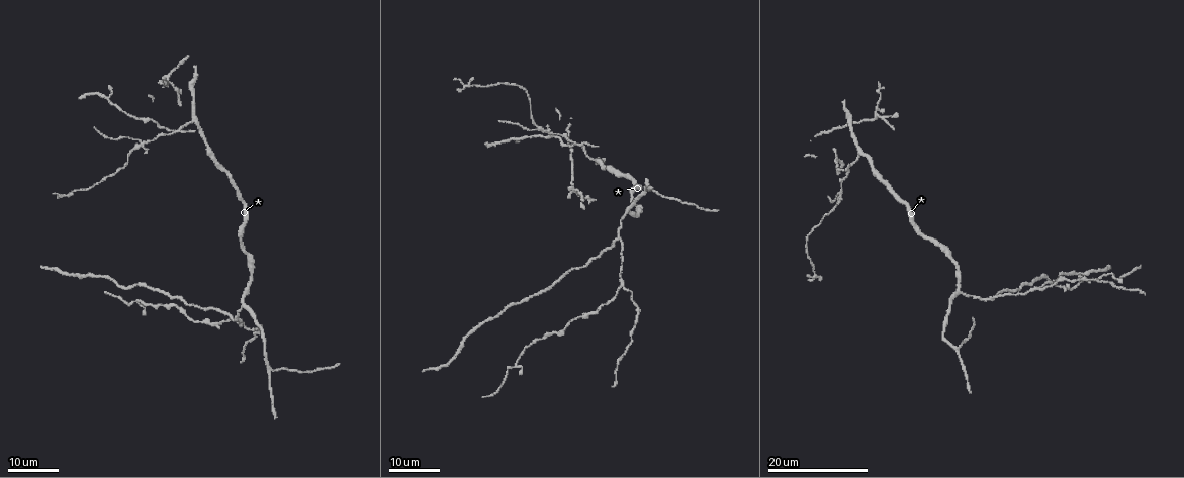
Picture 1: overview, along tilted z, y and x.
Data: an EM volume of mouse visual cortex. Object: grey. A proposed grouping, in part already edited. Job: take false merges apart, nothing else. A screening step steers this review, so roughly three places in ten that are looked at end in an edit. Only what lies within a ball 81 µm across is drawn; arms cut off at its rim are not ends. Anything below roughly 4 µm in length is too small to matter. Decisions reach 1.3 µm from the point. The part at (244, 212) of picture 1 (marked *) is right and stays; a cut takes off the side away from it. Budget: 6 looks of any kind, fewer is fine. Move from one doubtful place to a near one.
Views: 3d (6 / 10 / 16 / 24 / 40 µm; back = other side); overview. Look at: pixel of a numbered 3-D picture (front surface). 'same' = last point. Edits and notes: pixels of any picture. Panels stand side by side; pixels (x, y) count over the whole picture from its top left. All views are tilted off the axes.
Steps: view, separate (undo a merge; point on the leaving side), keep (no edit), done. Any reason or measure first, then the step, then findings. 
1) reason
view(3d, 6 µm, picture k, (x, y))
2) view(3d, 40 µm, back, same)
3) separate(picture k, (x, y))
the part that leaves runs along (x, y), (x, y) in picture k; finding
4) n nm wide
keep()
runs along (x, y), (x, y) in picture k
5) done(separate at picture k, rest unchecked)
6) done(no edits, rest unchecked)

three-way junction
view(3d, 24 µm, picture 1, (194, 120))

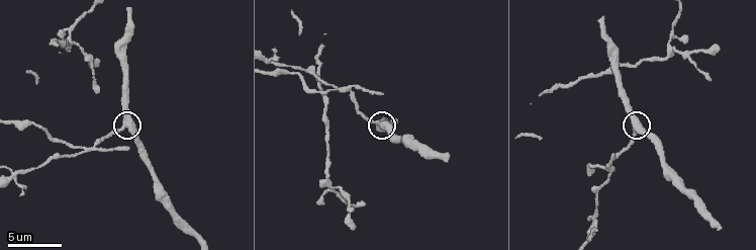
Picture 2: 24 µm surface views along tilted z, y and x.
view(3d, 10 µm, picture 2, (125, 127))

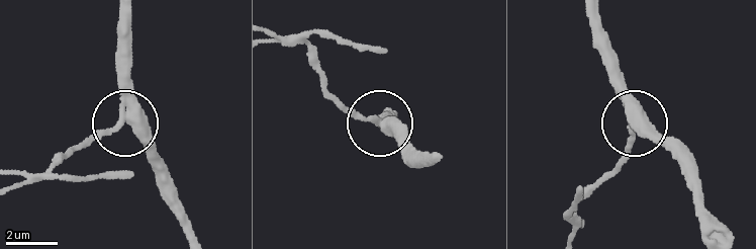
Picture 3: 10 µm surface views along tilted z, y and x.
side arm 27 µm
keep()
continuous, no second cell

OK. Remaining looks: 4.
four or more arms meet
view(3d, 10 µm, picture 2, (84, 151))

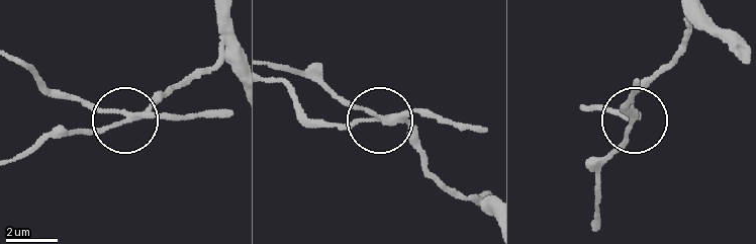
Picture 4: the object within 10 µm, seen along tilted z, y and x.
side arm 24 µm
separate(picture 4, (101, 112))
the part that leaves runs along (139, 115), (64, 98), (14, 62) in picture 4; a second cell is stuck on

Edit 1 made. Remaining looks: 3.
view(overview)

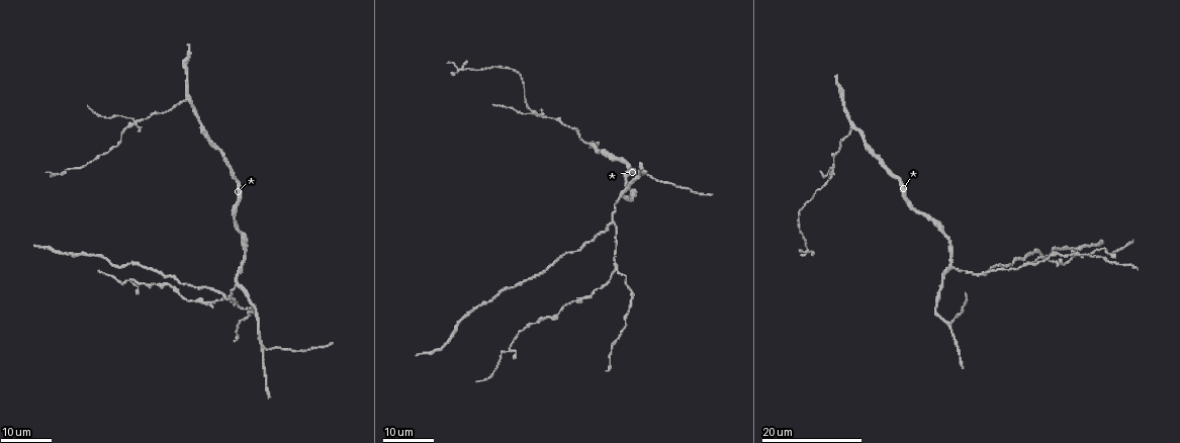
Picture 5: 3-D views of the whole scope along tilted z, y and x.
thick turns thin
view(3d, 24 µm, picture 5, (585, 295))

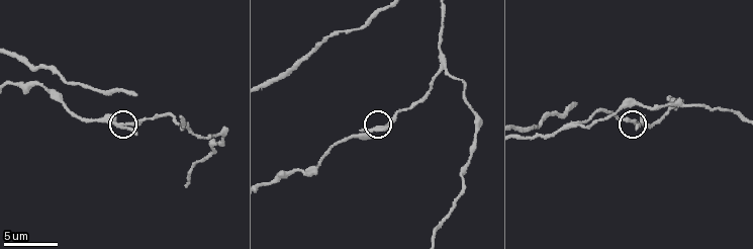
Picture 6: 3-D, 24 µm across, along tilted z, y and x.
closer look
view(3d, 10 µm, picture 6, (374, 129))

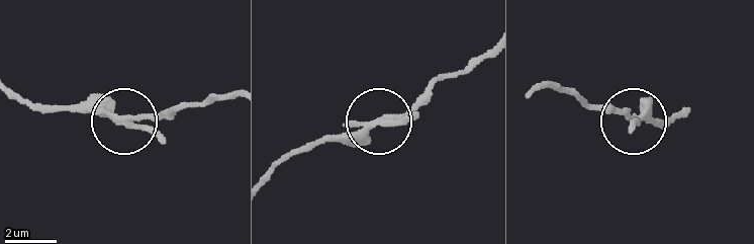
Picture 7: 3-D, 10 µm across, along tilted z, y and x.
260 nm wide
separate(picture 7, (159, 135))
the part that leaves runs along (122, 123), (41, 106), (16, 91) in picture 7; a second cell is stuck on

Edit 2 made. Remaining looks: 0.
done(separate at picture 4, separate at picture 7, rest unchecked)

